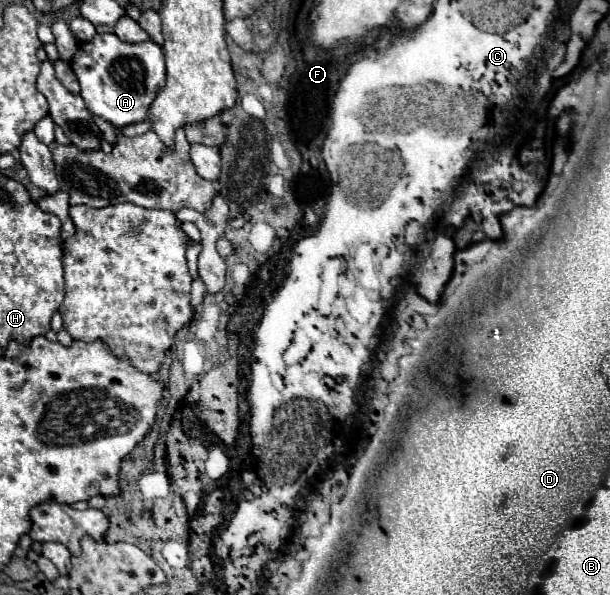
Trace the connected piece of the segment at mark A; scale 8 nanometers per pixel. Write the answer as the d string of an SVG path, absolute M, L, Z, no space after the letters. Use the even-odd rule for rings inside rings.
M95 35L91 41L81 43L71 67L81 83L81 97L87 103L87 109L119 129L141 123L147 117L149 107L165 81L163 49L157 43L125 43L115 35Z

